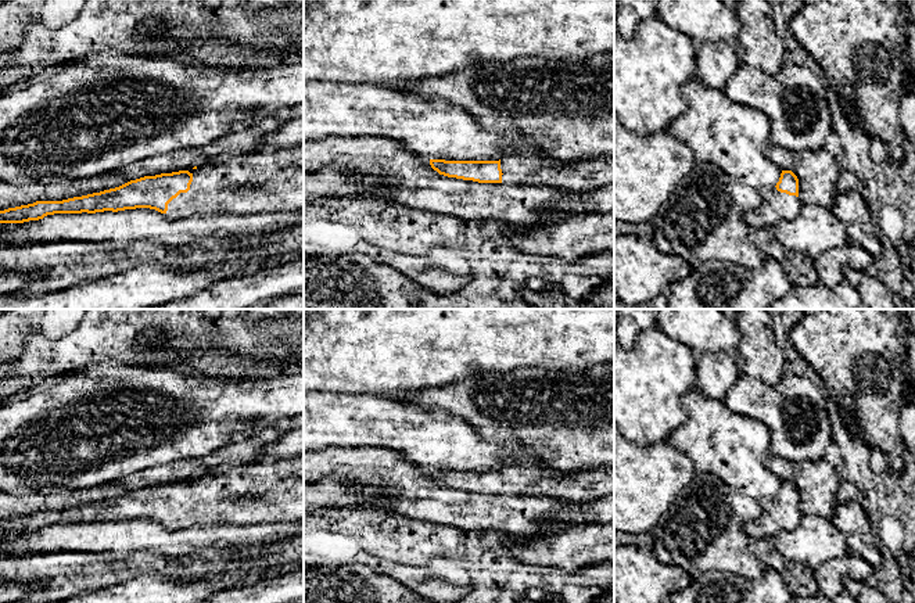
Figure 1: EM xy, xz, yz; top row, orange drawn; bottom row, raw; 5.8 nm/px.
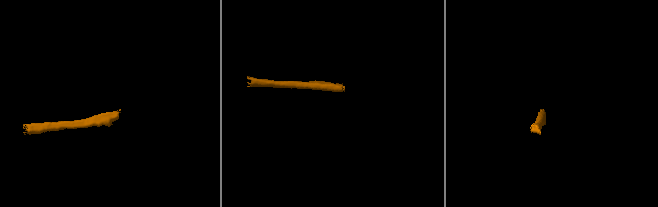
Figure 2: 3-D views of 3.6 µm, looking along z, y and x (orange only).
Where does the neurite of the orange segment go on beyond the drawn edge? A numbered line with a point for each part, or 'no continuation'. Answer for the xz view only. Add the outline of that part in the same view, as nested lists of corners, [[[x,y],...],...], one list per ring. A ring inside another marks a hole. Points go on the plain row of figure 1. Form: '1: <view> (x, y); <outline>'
1: xz (585, 484); [[[516,463],[500,470],[502,493],[546,495],[573,505],[614,496],[614,466],[561,470],[535,463]]]

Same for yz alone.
1: yz (775, 516); [[[776,498],[761,502],[761,507],[762,513],[747,524],[749,538],[767,538],[782,530],[793,530],[803,517],[799,507],[781,503]]]

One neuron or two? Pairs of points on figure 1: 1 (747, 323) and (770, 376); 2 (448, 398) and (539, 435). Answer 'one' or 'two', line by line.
1: one
2: one

